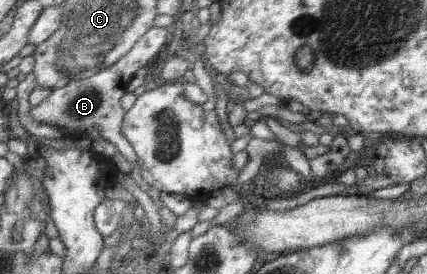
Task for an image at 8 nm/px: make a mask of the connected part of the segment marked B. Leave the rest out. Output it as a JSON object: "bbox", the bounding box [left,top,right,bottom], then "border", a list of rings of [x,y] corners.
{"bbox":[28,27,174,167],"border":[[[150,27],[118,61],[92,75],[81,75],[79,78],[70,79],[61,88],[52,88],[46,99],[35,107],[30,107],[28,116],[39,125],[66,129],[69,135],[84,134],[88,127],[97,127],[100,130],[100,138],[110,142],[133,167],[137,158],[120,132],[125,113],[124,109],[120,107],[120,98],[134,72],[138,71],[140,67],[144,67],[145,63],[148,63],[148,59],[152,59],[160,50],[170,49],[173,37],[174,30],[171,28]]]}

